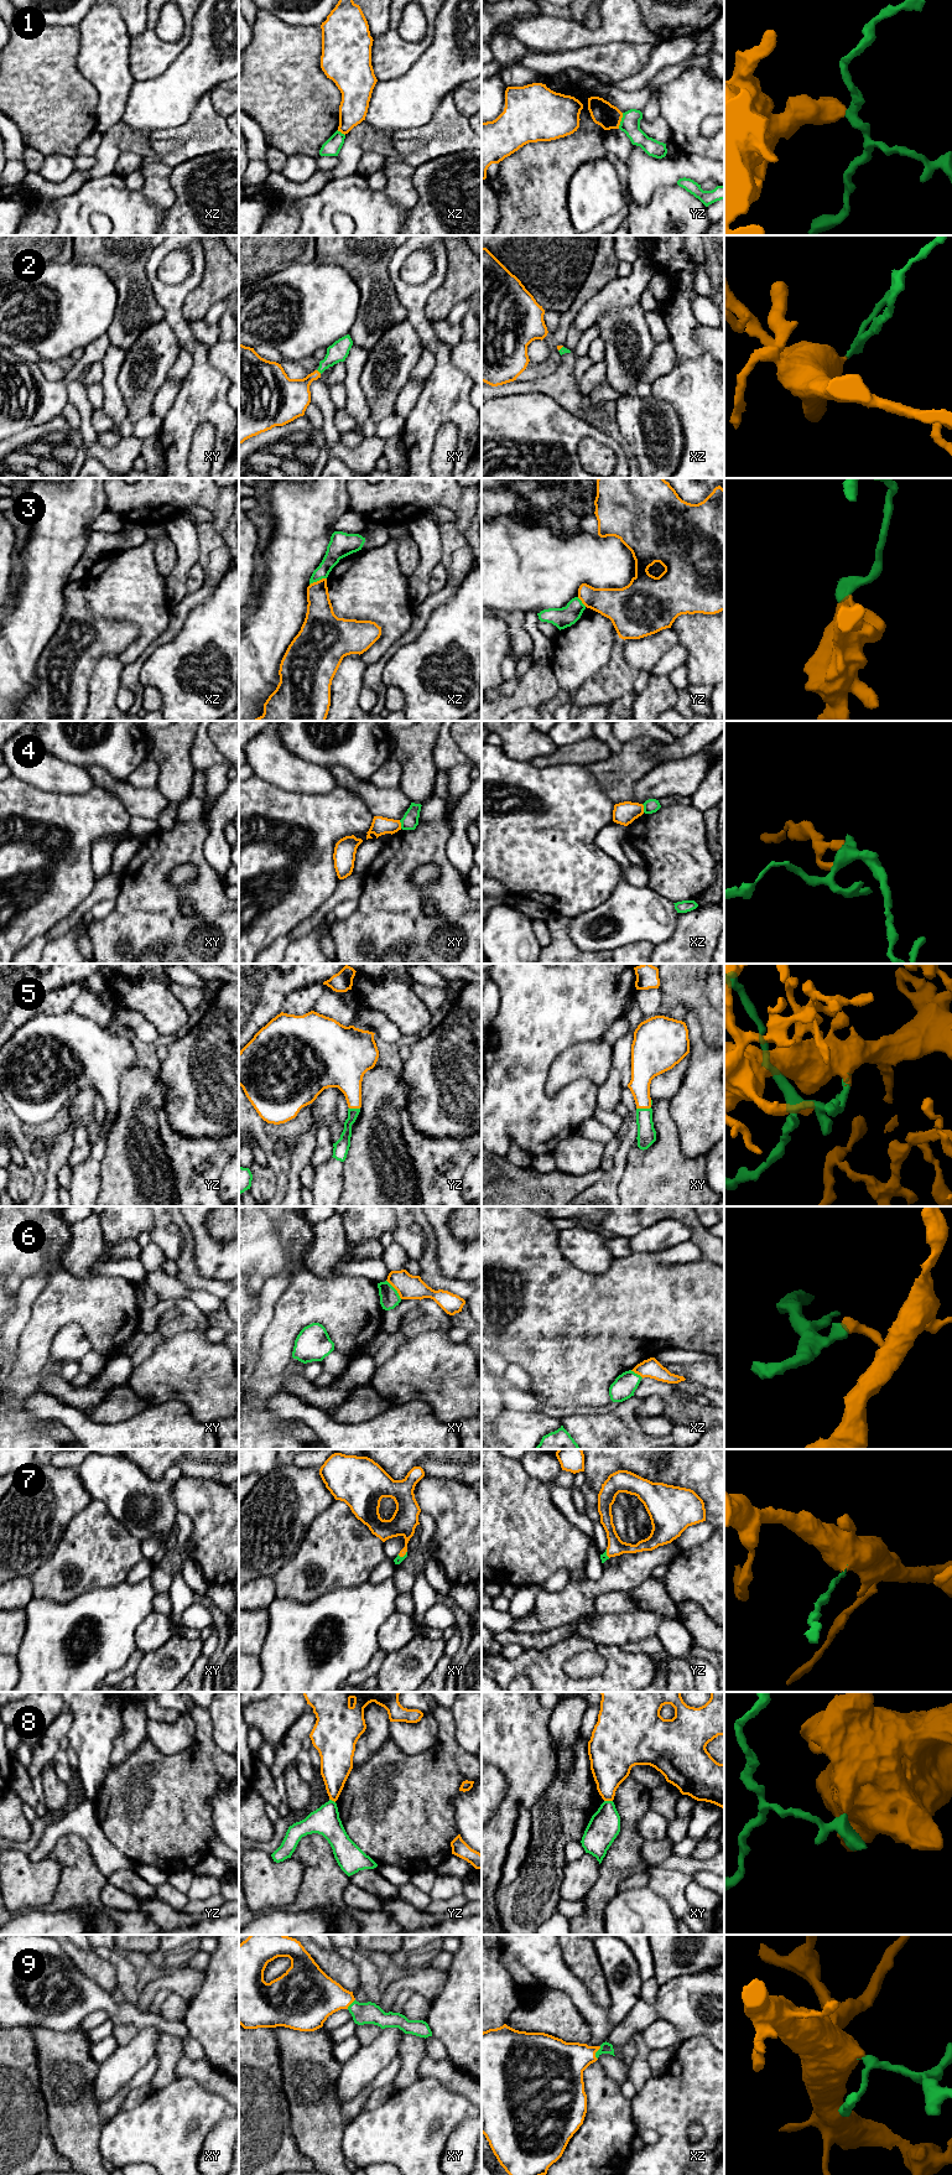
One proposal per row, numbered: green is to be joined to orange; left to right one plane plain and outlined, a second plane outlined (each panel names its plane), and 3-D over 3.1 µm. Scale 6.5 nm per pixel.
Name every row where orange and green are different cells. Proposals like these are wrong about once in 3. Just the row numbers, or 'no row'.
1, 3, 4, 6, 8

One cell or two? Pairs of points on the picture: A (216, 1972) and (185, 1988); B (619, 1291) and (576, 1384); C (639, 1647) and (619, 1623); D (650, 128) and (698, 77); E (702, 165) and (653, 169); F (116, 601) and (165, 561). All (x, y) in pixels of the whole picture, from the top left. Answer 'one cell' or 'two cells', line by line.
A: two cells
B: one cell
C: two cells
D: two cells
E: one cell
F: two cells

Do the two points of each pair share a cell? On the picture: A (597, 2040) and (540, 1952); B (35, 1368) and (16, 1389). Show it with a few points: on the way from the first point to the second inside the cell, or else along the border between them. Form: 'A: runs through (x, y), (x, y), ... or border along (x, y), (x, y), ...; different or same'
A: runs through (597, 2018), (582, 1998), (558, 1974); same
B: border along (50, 1358), (36, 1374), (26, 1377); different

